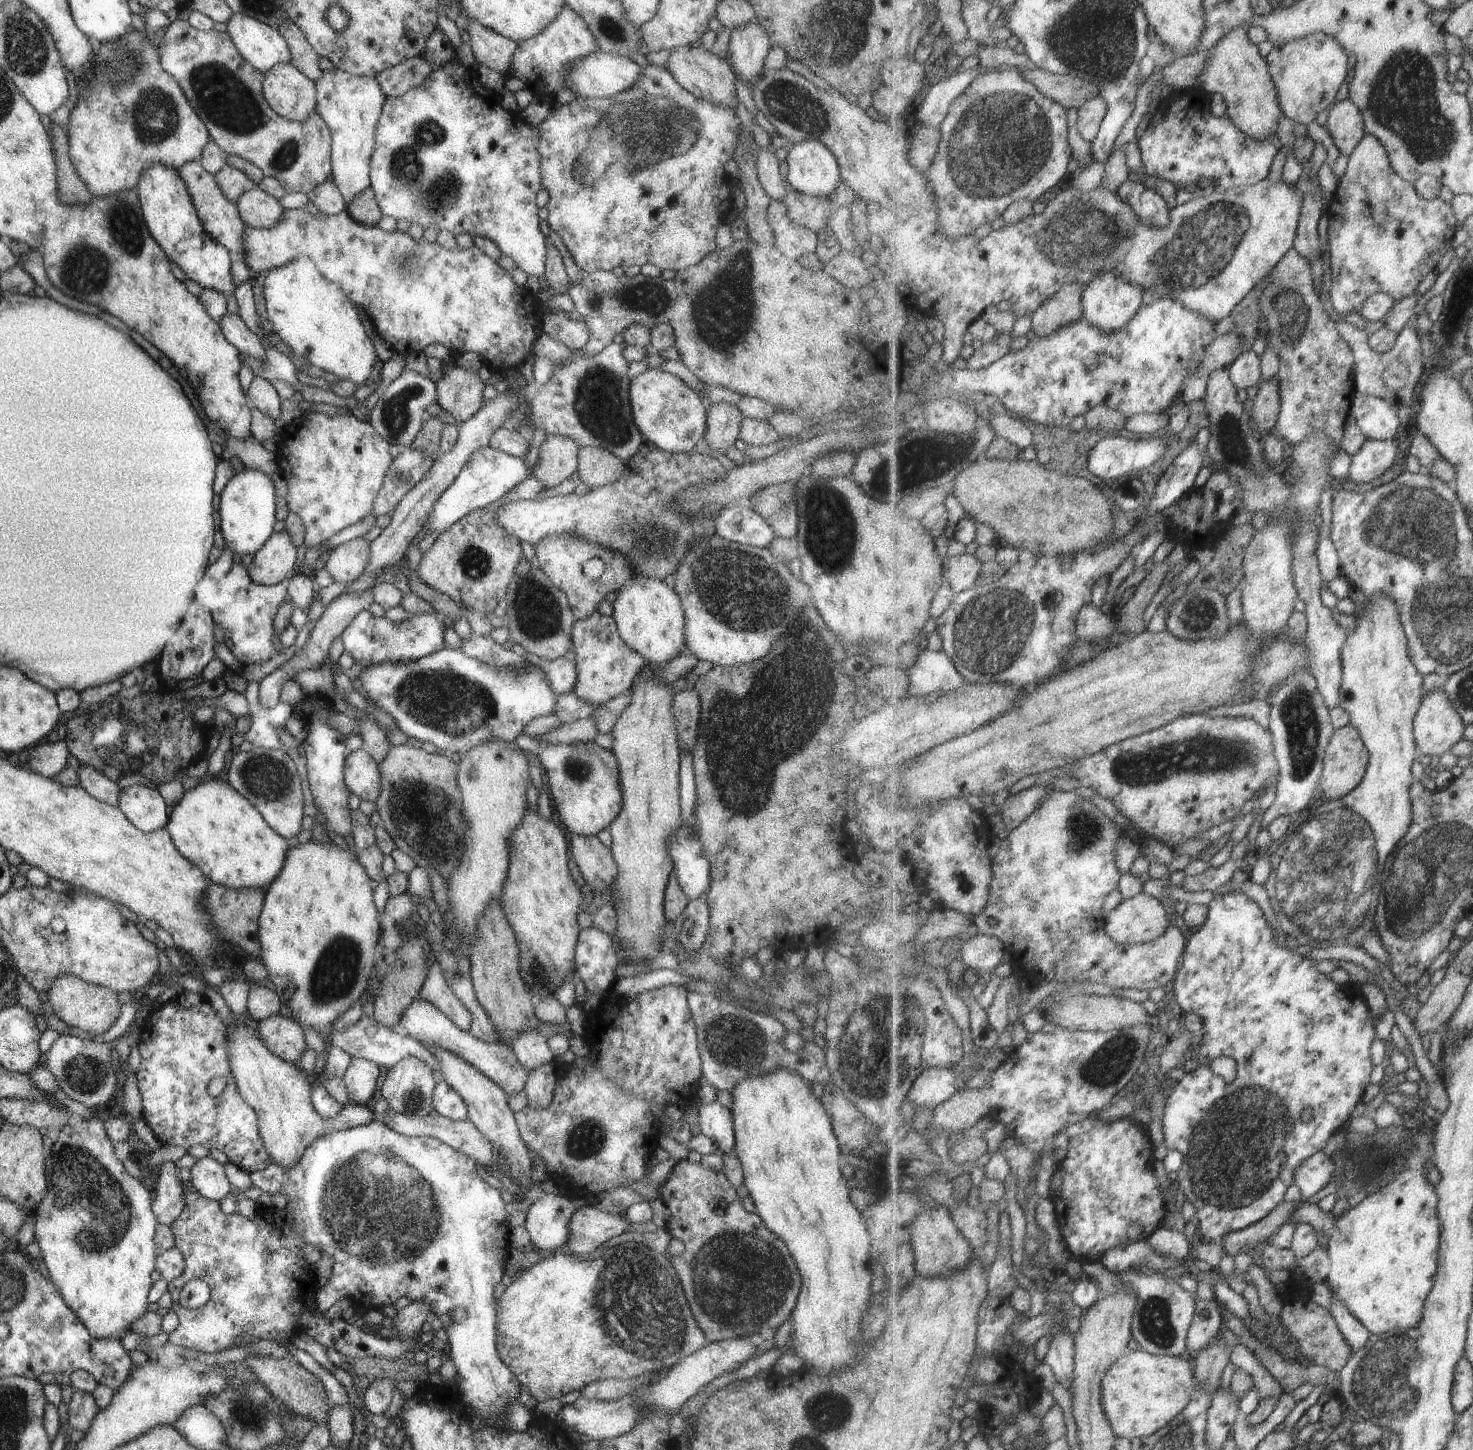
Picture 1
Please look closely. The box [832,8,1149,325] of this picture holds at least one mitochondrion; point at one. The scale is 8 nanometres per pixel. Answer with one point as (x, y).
(997, 143)

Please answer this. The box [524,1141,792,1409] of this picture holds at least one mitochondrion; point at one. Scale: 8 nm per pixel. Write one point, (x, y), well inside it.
(656, 1322)

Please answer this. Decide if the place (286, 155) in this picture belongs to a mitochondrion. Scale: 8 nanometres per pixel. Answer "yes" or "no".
yes

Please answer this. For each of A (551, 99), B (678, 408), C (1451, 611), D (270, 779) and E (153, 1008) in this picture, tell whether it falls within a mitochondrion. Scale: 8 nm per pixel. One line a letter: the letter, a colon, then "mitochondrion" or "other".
A: other
B: other
C: mitochondrion
D: mitochondrion
E: other

